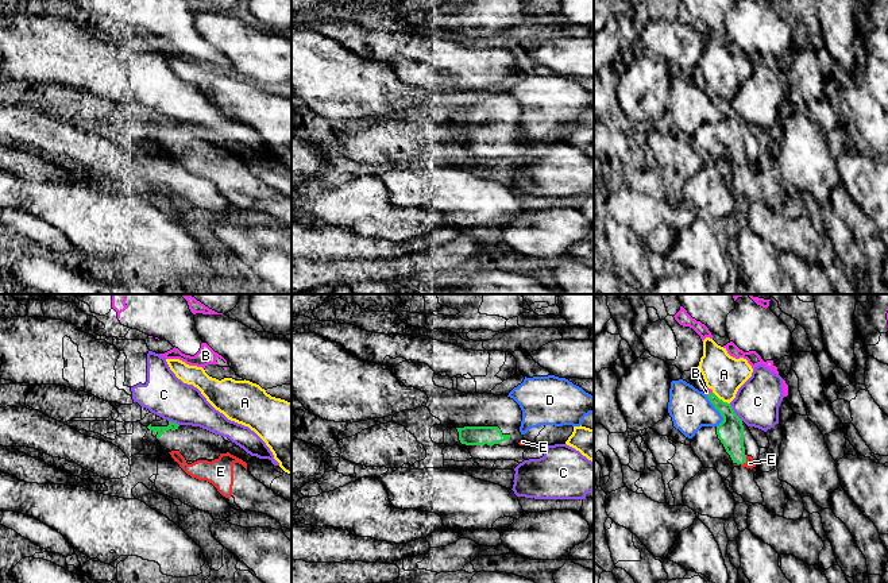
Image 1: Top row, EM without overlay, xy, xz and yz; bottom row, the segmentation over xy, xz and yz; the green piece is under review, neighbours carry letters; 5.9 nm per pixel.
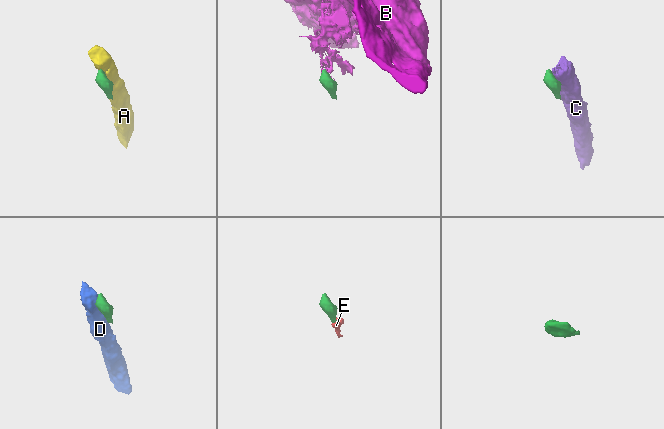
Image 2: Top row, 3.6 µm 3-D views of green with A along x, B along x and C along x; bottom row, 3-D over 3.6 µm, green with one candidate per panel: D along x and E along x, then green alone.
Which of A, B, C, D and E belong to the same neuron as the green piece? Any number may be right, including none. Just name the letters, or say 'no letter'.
E

